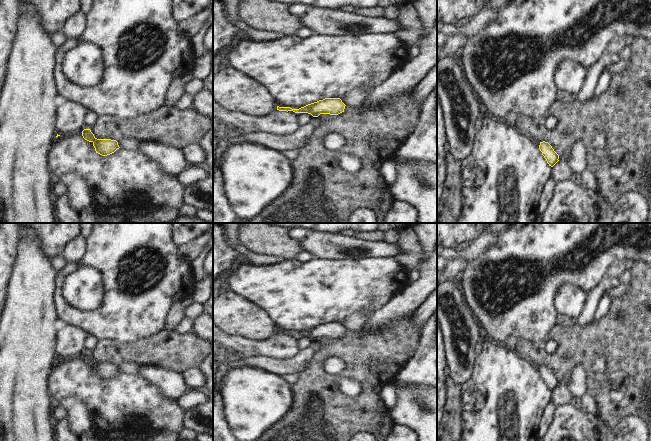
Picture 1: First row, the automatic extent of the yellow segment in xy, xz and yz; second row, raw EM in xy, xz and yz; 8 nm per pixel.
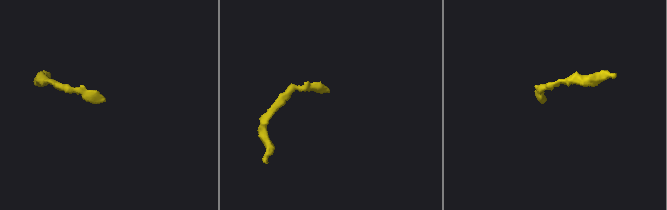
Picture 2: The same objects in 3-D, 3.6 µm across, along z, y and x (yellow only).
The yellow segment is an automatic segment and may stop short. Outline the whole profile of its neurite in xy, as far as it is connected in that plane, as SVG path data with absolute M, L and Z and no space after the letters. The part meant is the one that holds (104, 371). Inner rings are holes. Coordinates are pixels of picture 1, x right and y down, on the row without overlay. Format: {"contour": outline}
{"contour": "M84 353L82 360L85 364L92 366L96 377L107 380L119 373L118 366L111 363L97 363L90 353Z"}

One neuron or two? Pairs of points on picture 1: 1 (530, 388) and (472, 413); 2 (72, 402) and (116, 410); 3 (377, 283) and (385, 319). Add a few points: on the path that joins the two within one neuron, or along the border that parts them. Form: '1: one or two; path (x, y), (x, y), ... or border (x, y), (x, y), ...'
1: one; path (516, 396), (510, 396), (493, 413), (486, 413)
2: two; border (61, 400), (80, 399), (93, 423)
3: two; border (396, 293), (373, 312)

